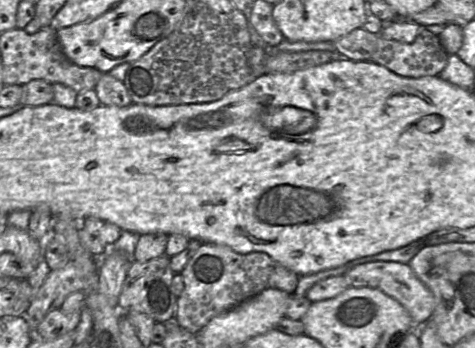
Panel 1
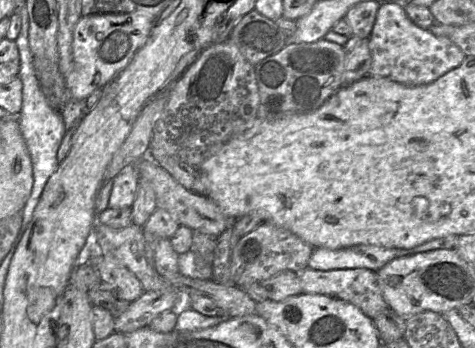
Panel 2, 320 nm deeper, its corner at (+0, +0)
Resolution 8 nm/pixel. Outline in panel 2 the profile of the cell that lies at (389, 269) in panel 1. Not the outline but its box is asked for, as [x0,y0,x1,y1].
[295,267,390,320]

